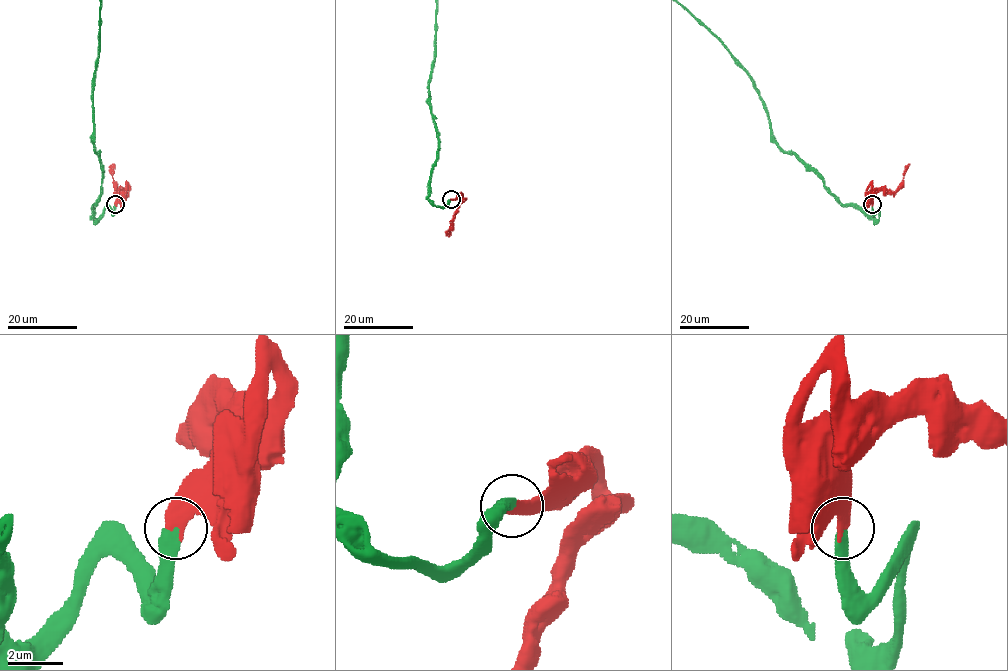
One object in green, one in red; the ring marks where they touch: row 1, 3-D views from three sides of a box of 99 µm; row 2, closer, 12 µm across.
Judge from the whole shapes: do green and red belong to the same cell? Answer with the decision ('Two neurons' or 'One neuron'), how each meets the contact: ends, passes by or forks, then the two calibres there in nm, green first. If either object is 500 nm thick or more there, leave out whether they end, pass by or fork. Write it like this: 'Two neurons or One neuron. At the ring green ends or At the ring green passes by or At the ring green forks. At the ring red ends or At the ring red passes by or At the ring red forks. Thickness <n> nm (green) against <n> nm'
One neuron. Thickness 480 nm (green) against 550 nm

